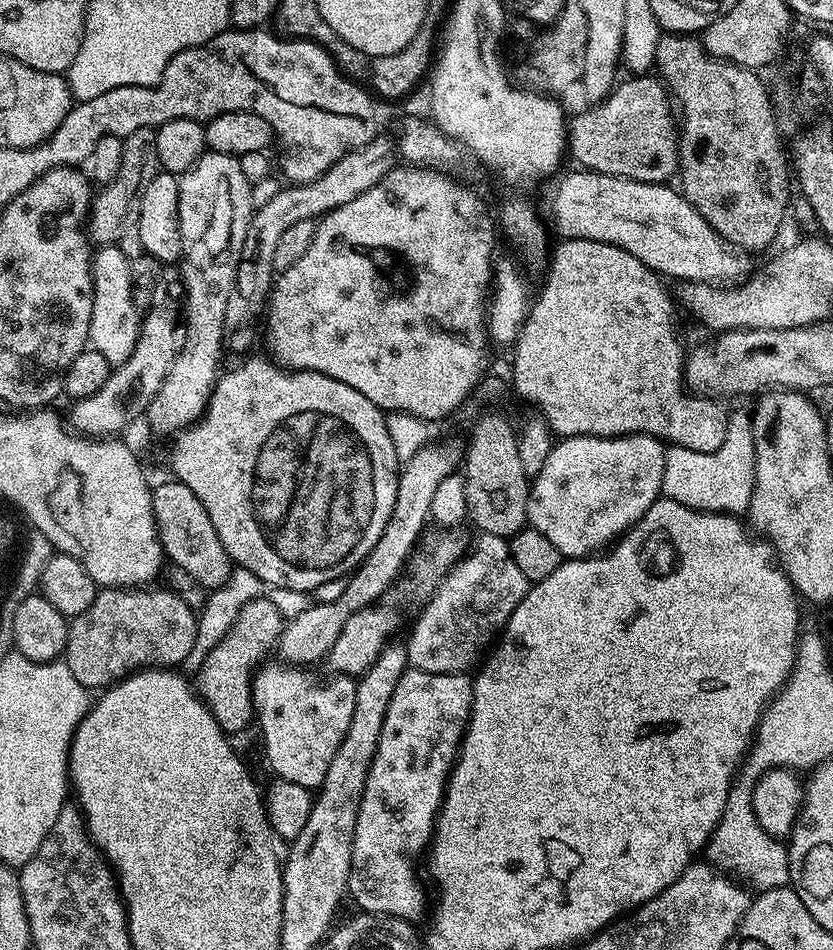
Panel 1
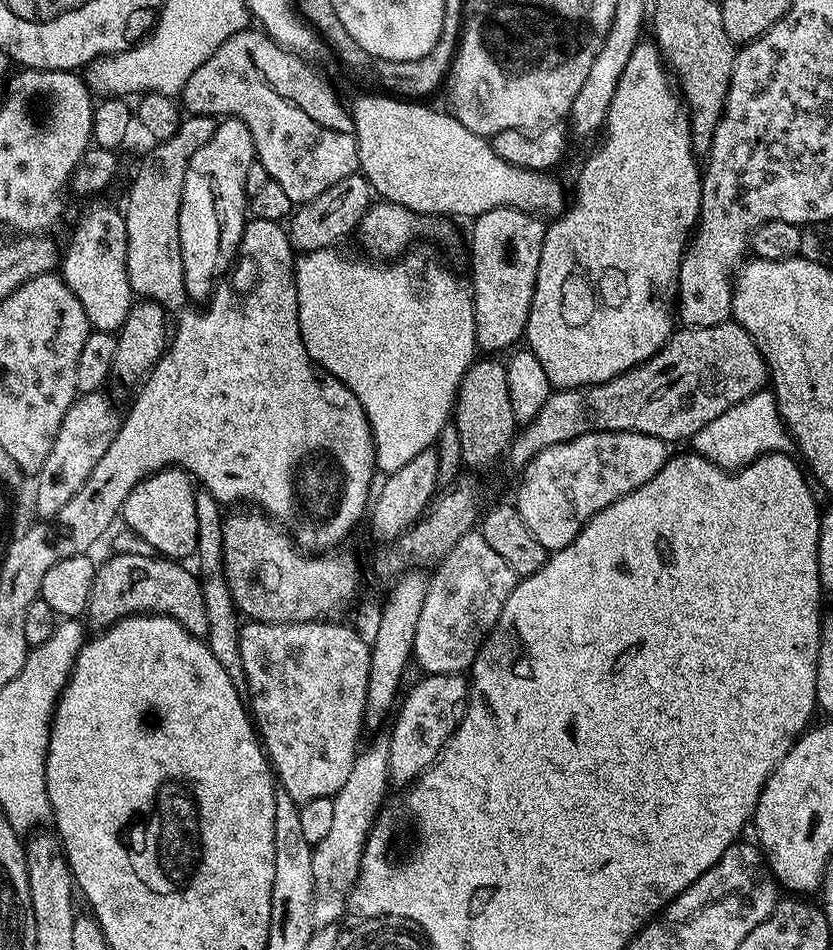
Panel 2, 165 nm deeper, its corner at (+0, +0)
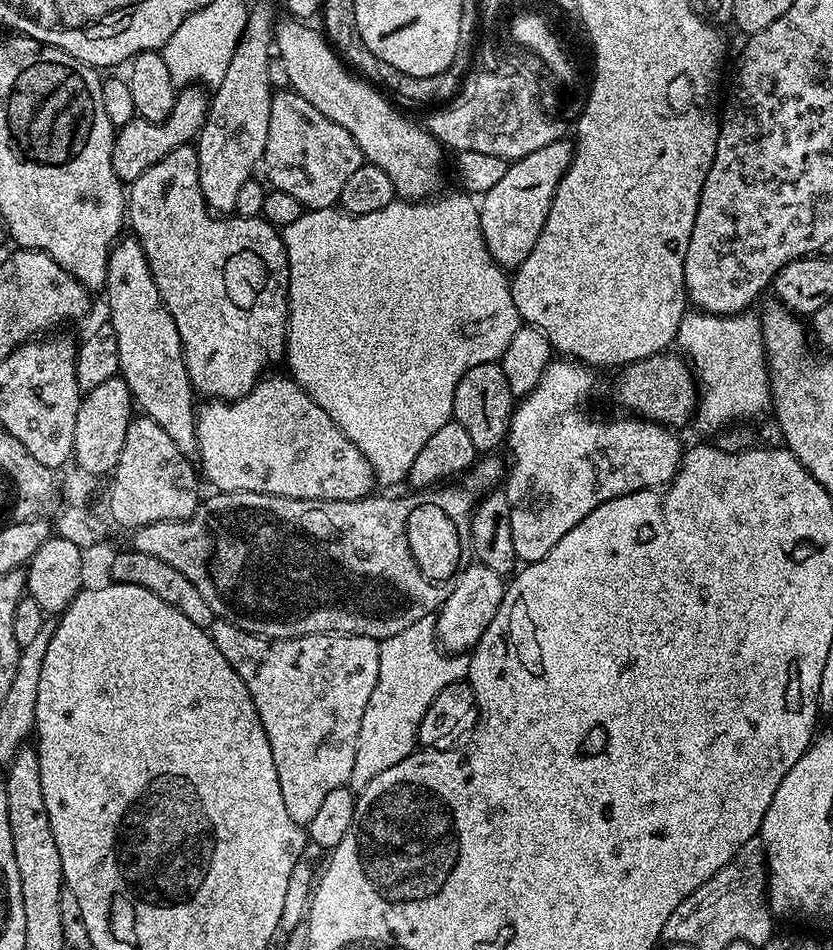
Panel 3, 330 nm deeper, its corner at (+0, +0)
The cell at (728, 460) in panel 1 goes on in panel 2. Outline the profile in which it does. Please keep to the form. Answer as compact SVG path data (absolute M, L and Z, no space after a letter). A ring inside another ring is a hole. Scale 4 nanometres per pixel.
M772 390L750 394L742 402L730 406L718 418L706 422L698 434L694 434L690 441L691 451L704 456L720 468L735 470L752 464L759 456L768 452L788 452L793 447L792 437L784 426L780 410L776 405L776 393Z

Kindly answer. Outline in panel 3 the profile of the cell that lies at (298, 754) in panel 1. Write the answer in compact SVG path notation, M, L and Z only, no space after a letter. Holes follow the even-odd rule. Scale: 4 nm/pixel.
M213 619L210 635L214 646L218 646L222 658L234 666L238 678L246 682L246 690L250 690L250 698L254 702L254 710L258 710L258 718L262 730L266 730L266 738L270 738L270 754L274 754L274 770L278 770L278 786L282 786L282 803L294 822L307 826L314 818L314 814L322 807L326 794L330 790L345 787L352 779L354 770L354 750L358 746L358 726L362 726L362 714L366 714L366 702L370 702L370 694L374 694L374 685L378 682L378 654L380 641L369 636L350 636L347 634L333 634L330 632L316 632L312 636L290 636L282 640L269 640L267 636L256 636L252 632L242 630L231 620Z

